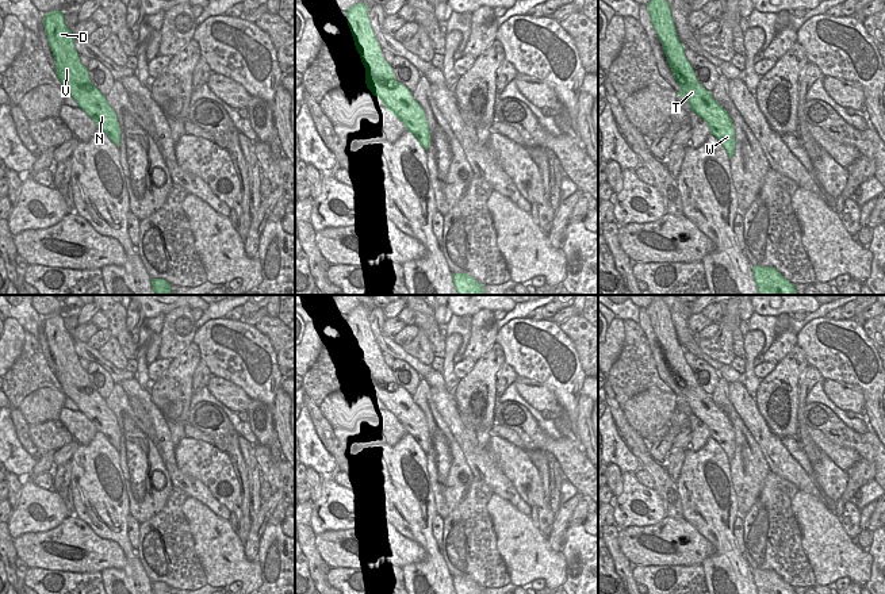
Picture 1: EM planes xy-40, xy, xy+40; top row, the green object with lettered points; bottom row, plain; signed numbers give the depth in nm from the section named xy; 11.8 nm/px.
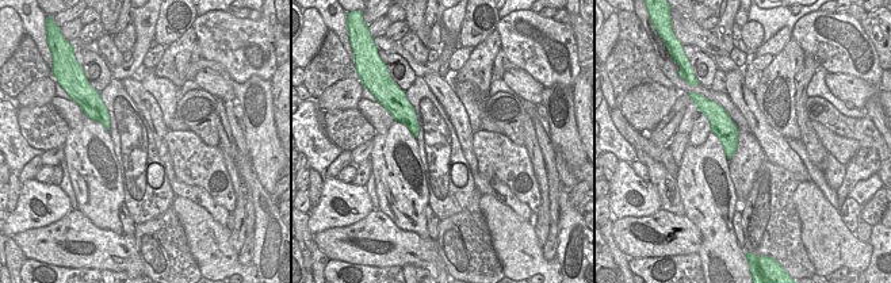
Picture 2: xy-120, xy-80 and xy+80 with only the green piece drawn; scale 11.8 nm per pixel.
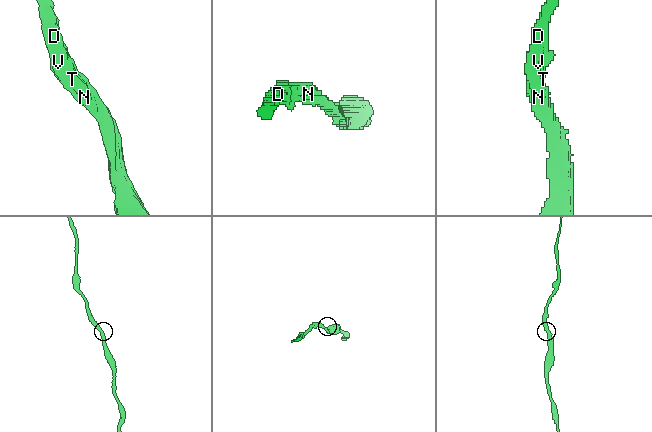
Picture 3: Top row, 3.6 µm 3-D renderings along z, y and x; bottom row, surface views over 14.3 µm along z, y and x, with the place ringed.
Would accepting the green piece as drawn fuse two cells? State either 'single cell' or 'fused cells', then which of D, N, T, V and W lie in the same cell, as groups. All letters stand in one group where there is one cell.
single cell; groups D N T V W

